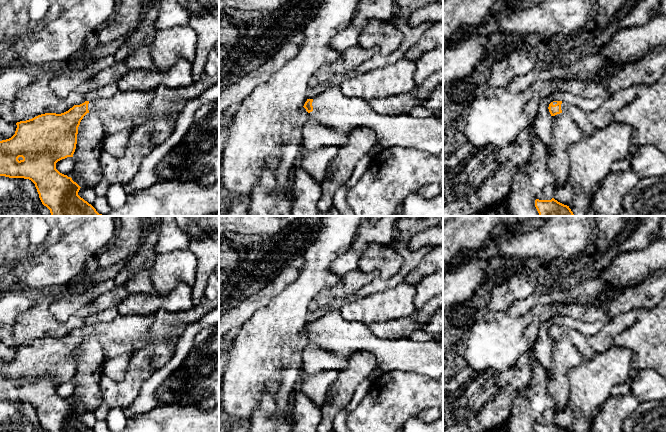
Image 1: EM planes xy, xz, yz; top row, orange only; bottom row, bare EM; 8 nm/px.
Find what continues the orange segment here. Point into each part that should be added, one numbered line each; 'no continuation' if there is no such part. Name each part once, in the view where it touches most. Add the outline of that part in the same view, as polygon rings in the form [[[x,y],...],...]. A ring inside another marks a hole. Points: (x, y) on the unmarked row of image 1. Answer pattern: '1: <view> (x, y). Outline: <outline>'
1: xz (332, 332). Outline: [[[339,311],[330,312],[313,323],[313,335],[309,341],[322,349],[341,357],[350,357],[357,351],[368,351],[375,355],[377,367],[383,372],[408,371],[439,378],[443,374],[443,342],[417,343],[409,338],[396,340],[376,336],[367,325],[345,320]]]

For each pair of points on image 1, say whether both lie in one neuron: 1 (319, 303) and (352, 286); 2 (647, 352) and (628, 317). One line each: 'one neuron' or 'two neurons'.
1: one neuron
2: two neurons

